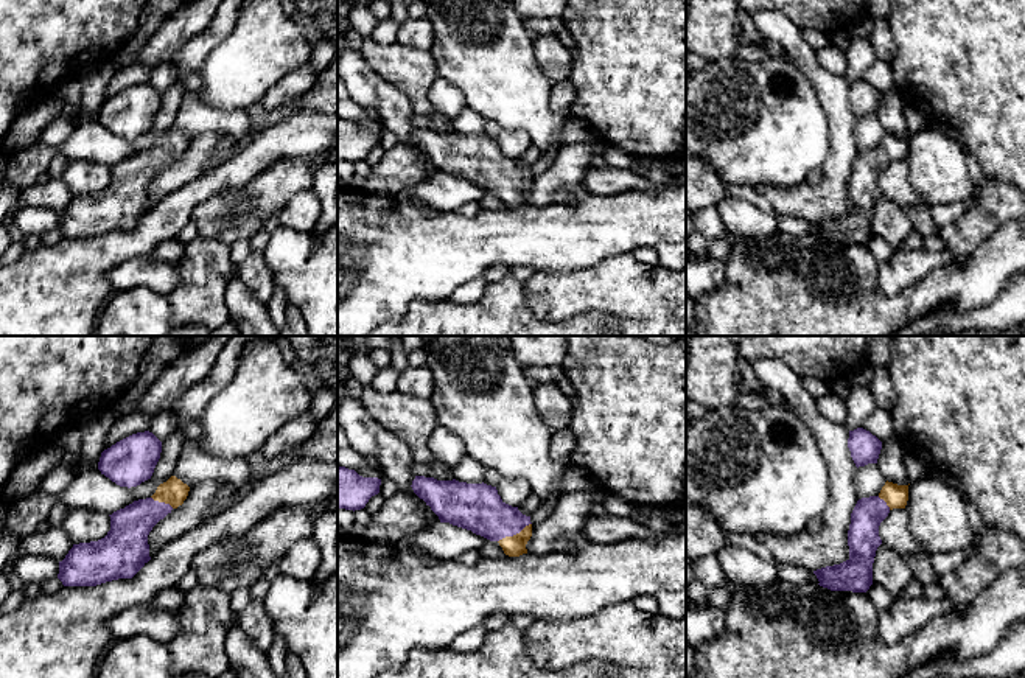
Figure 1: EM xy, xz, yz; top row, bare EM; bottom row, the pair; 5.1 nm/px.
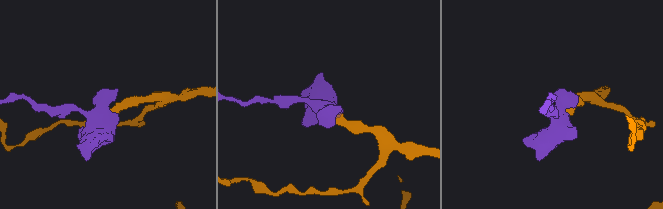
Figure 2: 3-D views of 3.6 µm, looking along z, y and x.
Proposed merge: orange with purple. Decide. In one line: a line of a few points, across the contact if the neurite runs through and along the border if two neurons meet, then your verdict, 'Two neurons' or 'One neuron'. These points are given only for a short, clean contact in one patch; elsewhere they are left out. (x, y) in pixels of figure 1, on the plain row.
Line: xz (514, 198), (514, 187), (478, 159). One neuron

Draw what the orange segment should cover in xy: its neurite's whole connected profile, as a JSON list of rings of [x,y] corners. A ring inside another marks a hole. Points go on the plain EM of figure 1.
[[[176,128],[160,135],[151,149],[114,163],[110,182],[98,193],[73,196],[59,213],[64,238],[96,238],[132,230],[149,211],[148,187],[173,160],[184,156],[190,138]]]

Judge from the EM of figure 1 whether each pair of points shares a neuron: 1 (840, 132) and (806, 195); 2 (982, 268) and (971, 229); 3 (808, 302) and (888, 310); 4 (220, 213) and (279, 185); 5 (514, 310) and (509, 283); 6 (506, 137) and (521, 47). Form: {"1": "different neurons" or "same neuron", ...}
{"1": "same neuron", "2": "different neurons", "3": "same neuron", "4": "same neuron", "5": "same neuron", "6": "different neurons"}

